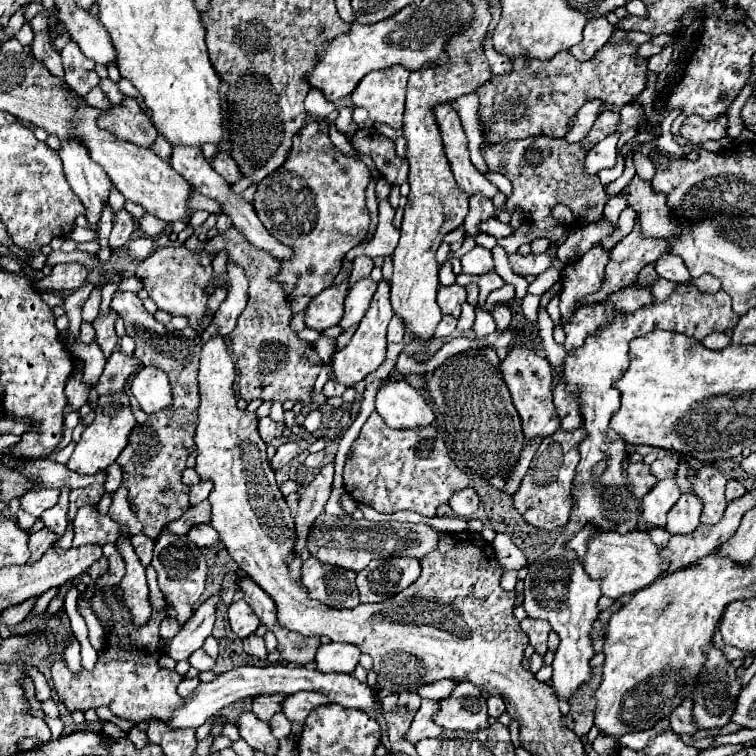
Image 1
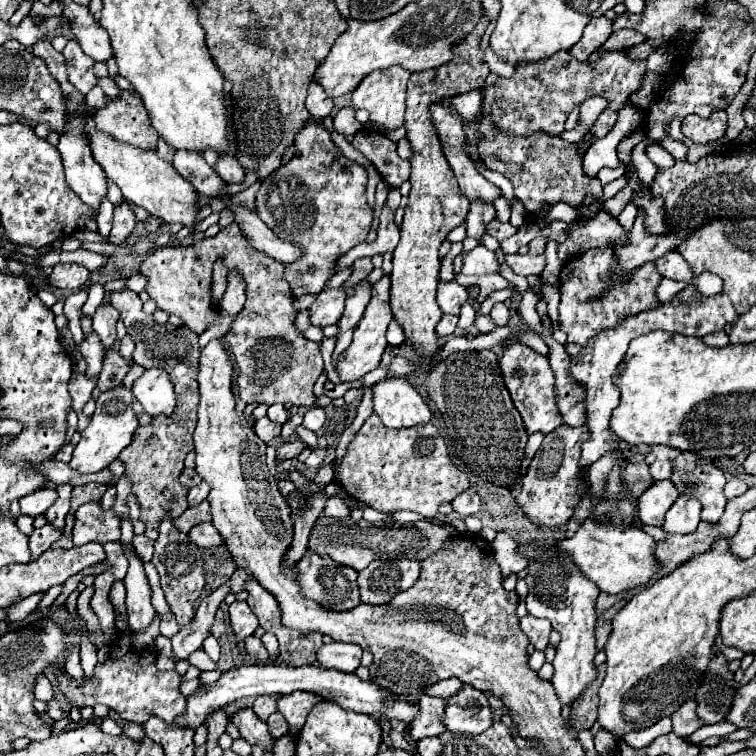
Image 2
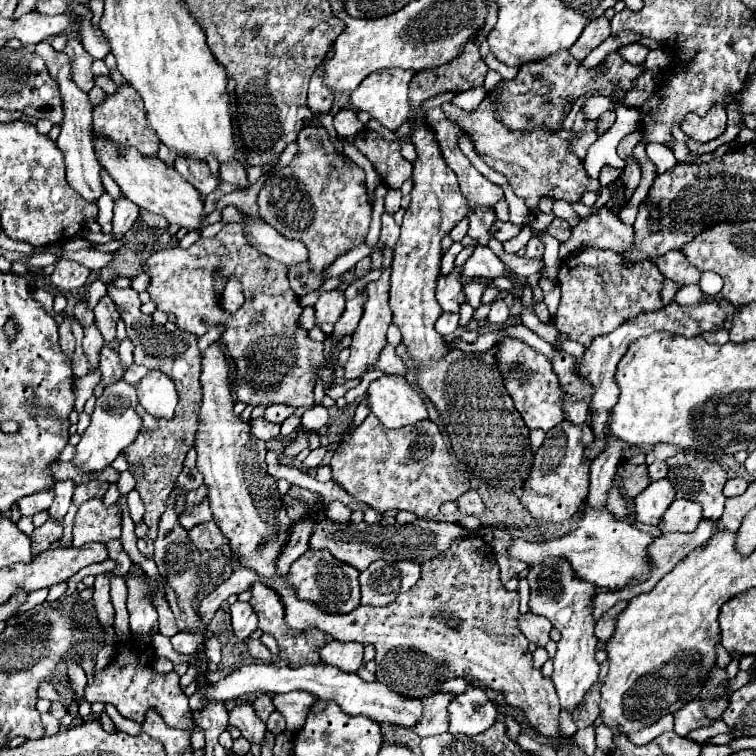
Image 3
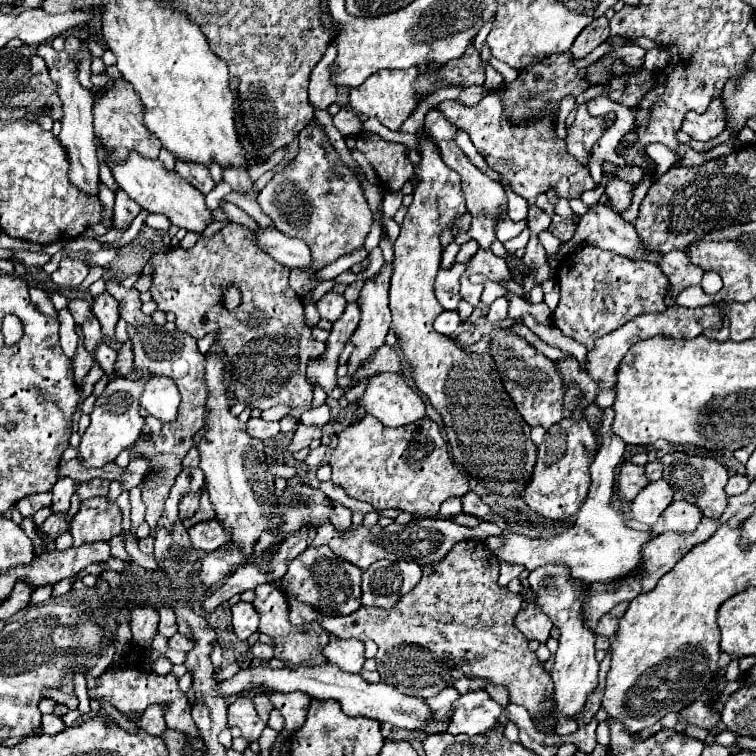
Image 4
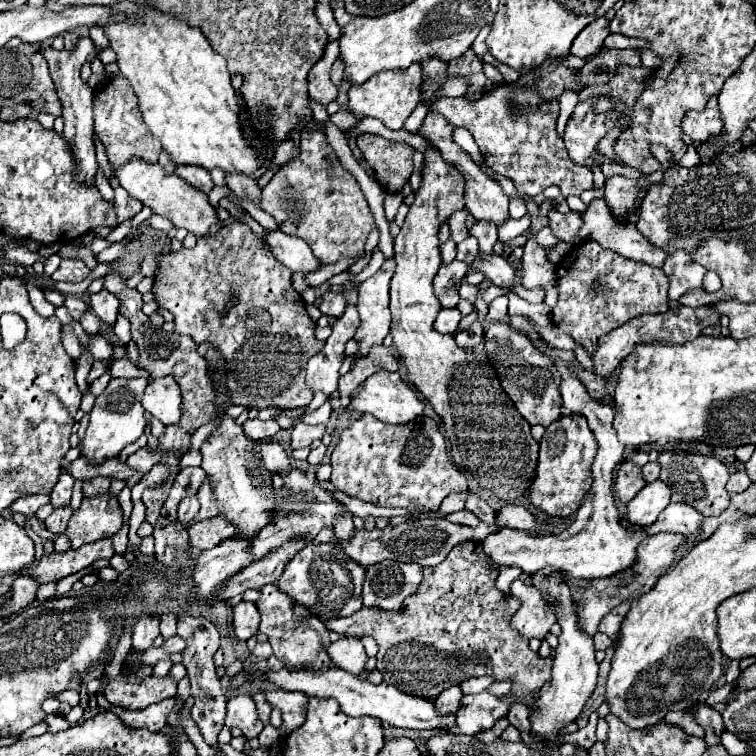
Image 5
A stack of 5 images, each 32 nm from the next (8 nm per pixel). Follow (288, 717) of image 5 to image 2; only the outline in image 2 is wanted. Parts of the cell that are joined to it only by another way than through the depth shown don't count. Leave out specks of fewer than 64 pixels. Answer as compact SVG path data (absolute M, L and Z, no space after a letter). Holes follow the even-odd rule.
M292 692L278 700L278 710L286 718L288 725L292 726L290 731L301 730L312 704L318 704L322 700L324 700L322 696L312 692Z

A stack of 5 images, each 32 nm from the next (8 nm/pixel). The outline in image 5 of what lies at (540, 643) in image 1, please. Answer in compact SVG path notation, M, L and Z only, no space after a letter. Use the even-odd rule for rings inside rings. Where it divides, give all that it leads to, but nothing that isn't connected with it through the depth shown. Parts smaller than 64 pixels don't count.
M514 580L510 584L510 592L522 600L520 610L512 616L512 626L526 638L546 640L554 620L552 612L540 604L540 592L536 592L532 586L526 586L522 580Z

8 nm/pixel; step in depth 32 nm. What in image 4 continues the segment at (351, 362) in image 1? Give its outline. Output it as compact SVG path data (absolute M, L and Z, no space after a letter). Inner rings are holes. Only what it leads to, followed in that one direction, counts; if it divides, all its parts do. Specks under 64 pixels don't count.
M386 264L382 266L378 278L368 280L360 292L362 320L350 338L354 344L354 352L350 354L348 360L348 376L354 376L356 370L380 346L384 346L390 328L390 308L388 308L390 276L392 276L392 264Z

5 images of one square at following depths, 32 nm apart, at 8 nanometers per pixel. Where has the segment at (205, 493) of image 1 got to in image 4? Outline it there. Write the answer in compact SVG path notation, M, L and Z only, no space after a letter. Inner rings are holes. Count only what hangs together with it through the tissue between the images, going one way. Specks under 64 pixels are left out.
M200 488L196 494L188 494L190 498L184 496L184 500L180 502L180 518L190 518L196 512L196 508L198 508L198 500L196 498L202 496L202 490L204 488Z

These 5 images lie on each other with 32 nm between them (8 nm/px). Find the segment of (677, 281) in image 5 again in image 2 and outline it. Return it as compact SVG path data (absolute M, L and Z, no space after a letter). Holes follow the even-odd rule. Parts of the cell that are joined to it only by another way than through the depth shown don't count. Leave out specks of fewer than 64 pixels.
M674 250L666 252L660 260L656 260L656 270L660 272L662 278L672 278L672 280L686 282L686 284L694 280L692 270L688 268L688 264L684 264L684 258Z

